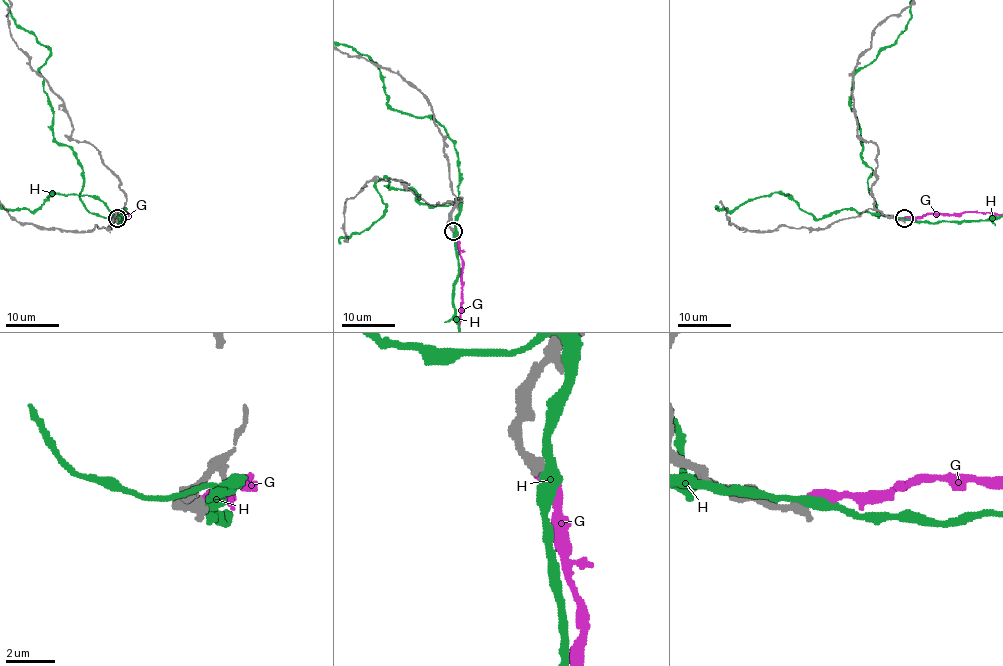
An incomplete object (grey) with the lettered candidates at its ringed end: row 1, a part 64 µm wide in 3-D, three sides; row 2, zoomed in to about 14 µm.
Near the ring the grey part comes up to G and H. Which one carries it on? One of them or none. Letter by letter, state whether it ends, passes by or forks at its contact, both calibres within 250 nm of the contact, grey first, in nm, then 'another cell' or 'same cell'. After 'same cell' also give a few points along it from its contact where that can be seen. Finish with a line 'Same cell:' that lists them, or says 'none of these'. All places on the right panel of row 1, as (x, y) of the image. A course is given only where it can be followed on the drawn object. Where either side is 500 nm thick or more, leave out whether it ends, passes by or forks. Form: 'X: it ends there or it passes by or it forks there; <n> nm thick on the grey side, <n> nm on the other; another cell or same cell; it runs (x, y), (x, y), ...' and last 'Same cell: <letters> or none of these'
G: it ends there; 480 nm thick on the grey side, 400 nm on the other; same cell
H: it passes by; 480 nm thick on the grey side, 440 nm on the other; another cell
Same cell: G

